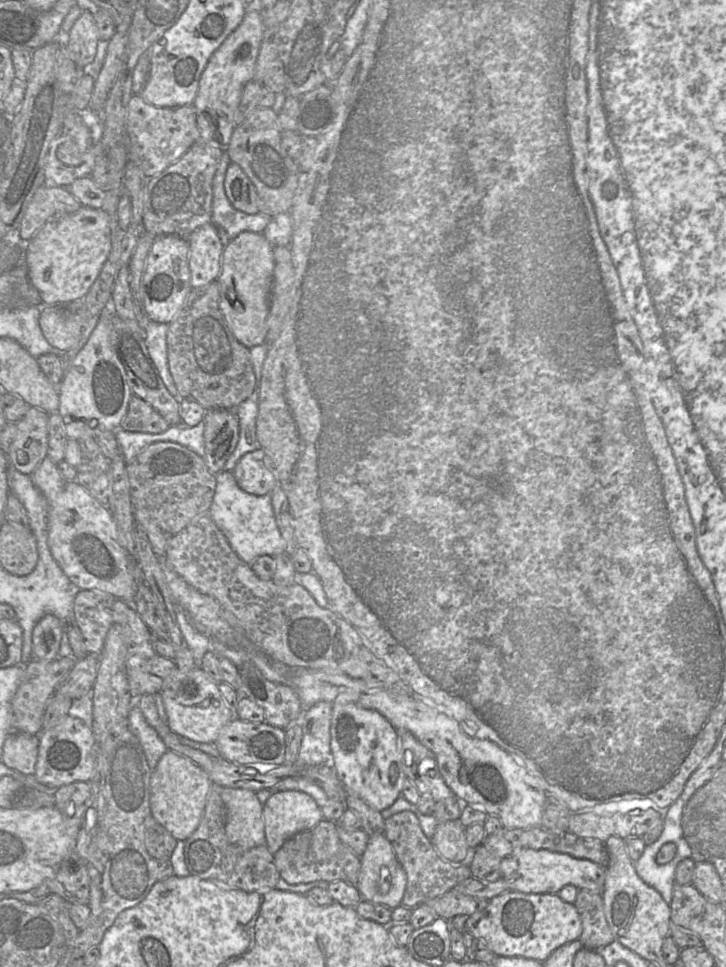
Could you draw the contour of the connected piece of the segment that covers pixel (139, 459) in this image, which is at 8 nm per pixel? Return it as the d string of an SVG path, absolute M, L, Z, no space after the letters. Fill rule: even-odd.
M154 442L128 462L126 470L134 508L143 511L168 537L182 531L199 516L208 514L215 494L216 474L209 471L202 457L187 447L174 442Z

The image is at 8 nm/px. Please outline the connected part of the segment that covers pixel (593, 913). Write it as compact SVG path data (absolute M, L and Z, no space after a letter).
M579 890L574 906L581 919L582 933L579 941L584 947L598 950L615 941L605 917L603 899L600 894Z

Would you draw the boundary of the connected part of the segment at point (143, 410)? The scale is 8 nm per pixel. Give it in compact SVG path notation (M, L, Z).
M132 395L119 428L129 432L158 434L164 432L169 426L152 406Z

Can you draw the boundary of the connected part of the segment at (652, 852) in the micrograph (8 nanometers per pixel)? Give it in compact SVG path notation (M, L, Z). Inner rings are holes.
M676 801L663 812L663 830L659 838L650 845L646 845L643 854L634 862L634 867L639 877L649 886L656 889L664 901L670 904L673 898L675 885L675 873L678 863L691 858L696 863L701 862L692 857L693 848L685 847L685 843L680 841L680 846L676 843L676 853L674 858L665 864L659 864L656 856L662 843L658 842L664 835L667 827L668 812L676 805Z

